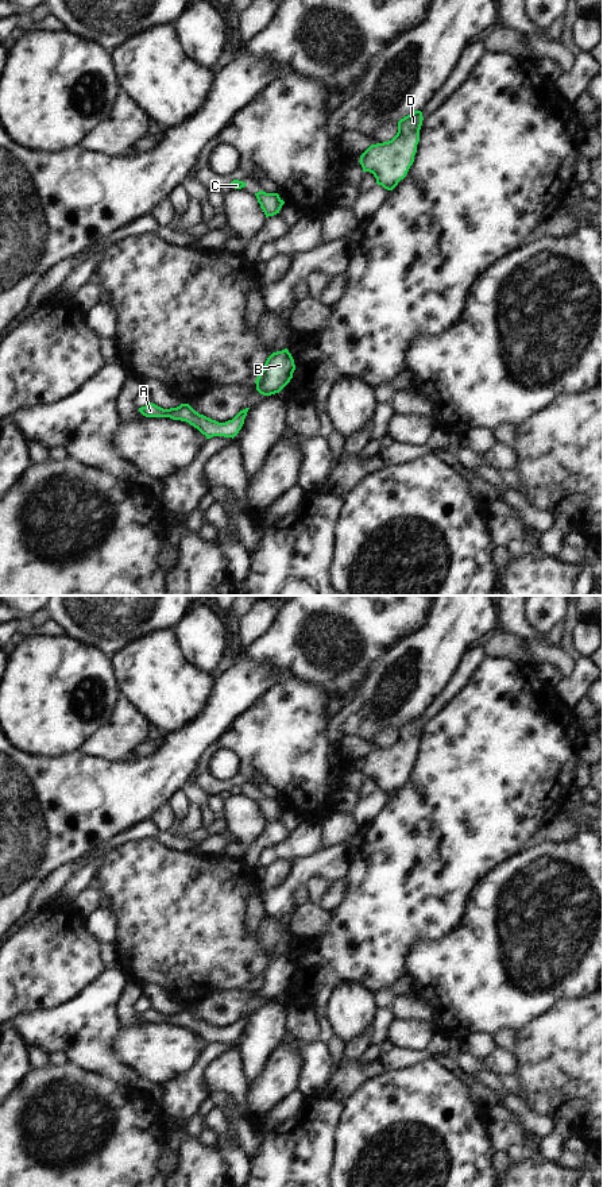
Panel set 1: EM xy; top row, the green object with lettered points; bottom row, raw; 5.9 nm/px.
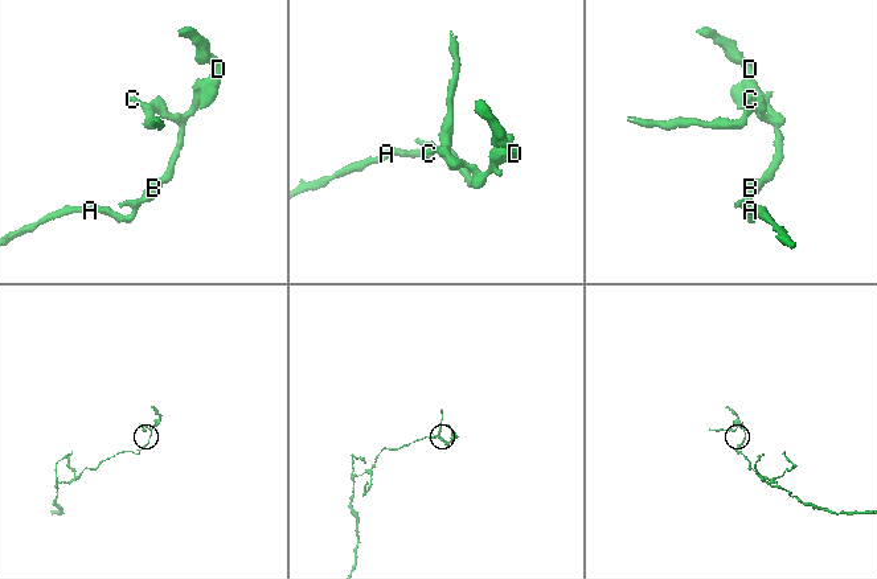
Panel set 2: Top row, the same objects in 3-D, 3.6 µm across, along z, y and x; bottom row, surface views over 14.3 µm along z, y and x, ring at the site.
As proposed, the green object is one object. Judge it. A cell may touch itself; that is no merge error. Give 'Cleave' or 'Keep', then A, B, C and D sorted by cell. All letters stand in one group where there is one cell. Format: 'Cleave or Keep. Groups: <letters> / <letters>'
Cleave. Groups: A B D / C

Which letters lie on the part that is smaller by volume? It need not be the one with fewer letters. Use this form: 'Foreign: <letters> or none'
Foreign: C

